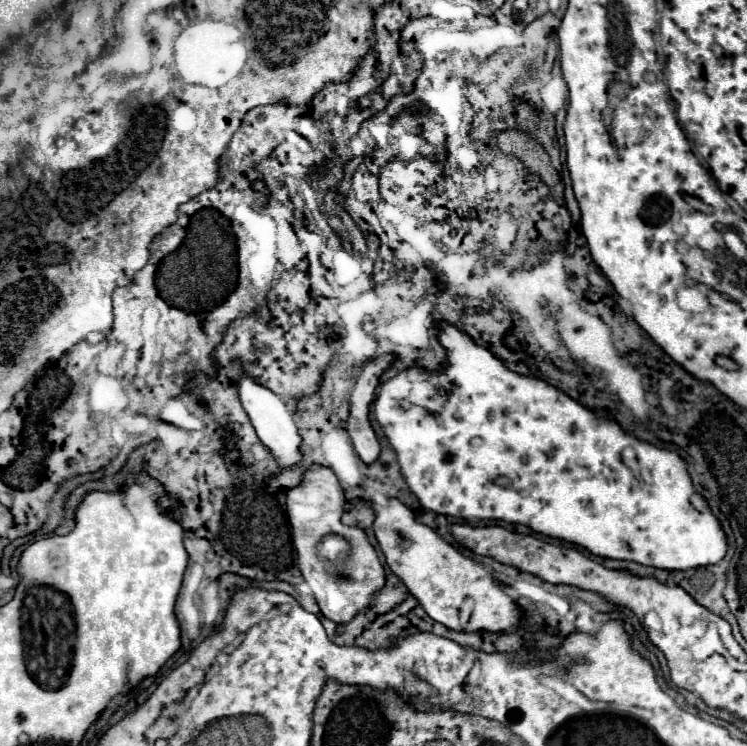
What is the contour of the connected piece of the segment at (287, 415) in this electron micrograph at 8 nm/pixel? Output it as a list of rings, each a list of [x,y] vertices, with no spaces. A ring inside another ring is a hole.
[[[242,376],[236,382],[236,386],[238,386],[238,392],[240,392],[240,402],[250,416],[260,442],[270,450],[270,454],[278,462],[278,466],[282,470],[298,466],[302,462],[302,450],[300,450],[302,436],[298,434],[298,428],[296,428],[296,422],[294,422],[294,412],[284,404],[284,400],[280,396],[276,396],[268,388],[256,384],[248,376]]]

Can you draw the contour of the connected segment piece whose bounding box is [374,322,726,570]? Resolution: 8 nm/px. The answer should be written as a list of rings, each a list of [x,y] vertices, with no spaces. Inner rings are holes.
[[[442,322],[440,328],[442,328],[442,332],[438,334],[438,340],[442,342],[442,346],[448,352],[448,368],[438,372],[438,374],[426,374],[420,368],[404,370],[396,378],[392,378],[392,380],[388,380],[388,382],[384,382],[380,386],[378,398],[374,402],[374,416],[380,422],[380,426],[384,428],[384,434],[390,440],[392,448],[394,448],[394,452],[398,456],[402,476],[406,478],[410,490],[418,496],[420,504],[426,510],[446,514],[446,516],[460,516],[464,520],[518,522],[518,524],[530,526],[532,530],[536,530],[540,534],[548,534],[552,538],[560,538],[560,540],[578,544],[578,546],[582,546],[582,548],[586,548],[592,554],[602,556],[602,558],[632,560],[632,562],[638,562],[638,564],[644,564],[644,566],[666,568],[666,570],[688,570],[688,568],[708,566],[708,564],[716,564],[716,562],[720,562],[724,558],[724,554],[726,554],[726,536],[724,536],[724,532],[720,528],[720,522],[716,520],[716,516],[712,514],[712,510],[704,498],[692,486],[692,480],[690,480],[688,470],[686,470],[686,462],[676,452],[662,450],[662,448],[656,448],[652,444],[640,442],[634,436],[624,434],[624,430],[616,422],[598,418],[594,412],[580,406],[576,400],[572,400],[564,392],[556,390],[554,386],[542,382],[542,380],[526,378],[526,376],[520,376],[520,374],[508,370],[496,356],[492,356],[486,348],[476,346],[476,342],[468,334],[460,332],[458,328],[454,328],[454,326],[446,324],[446,322]],[[434,384],[444,386],[444,390],[448,390],[448,392],[438,394]],[[642,462],[652,462],[652,468],[646,468],[646,480],[638,482]]]

